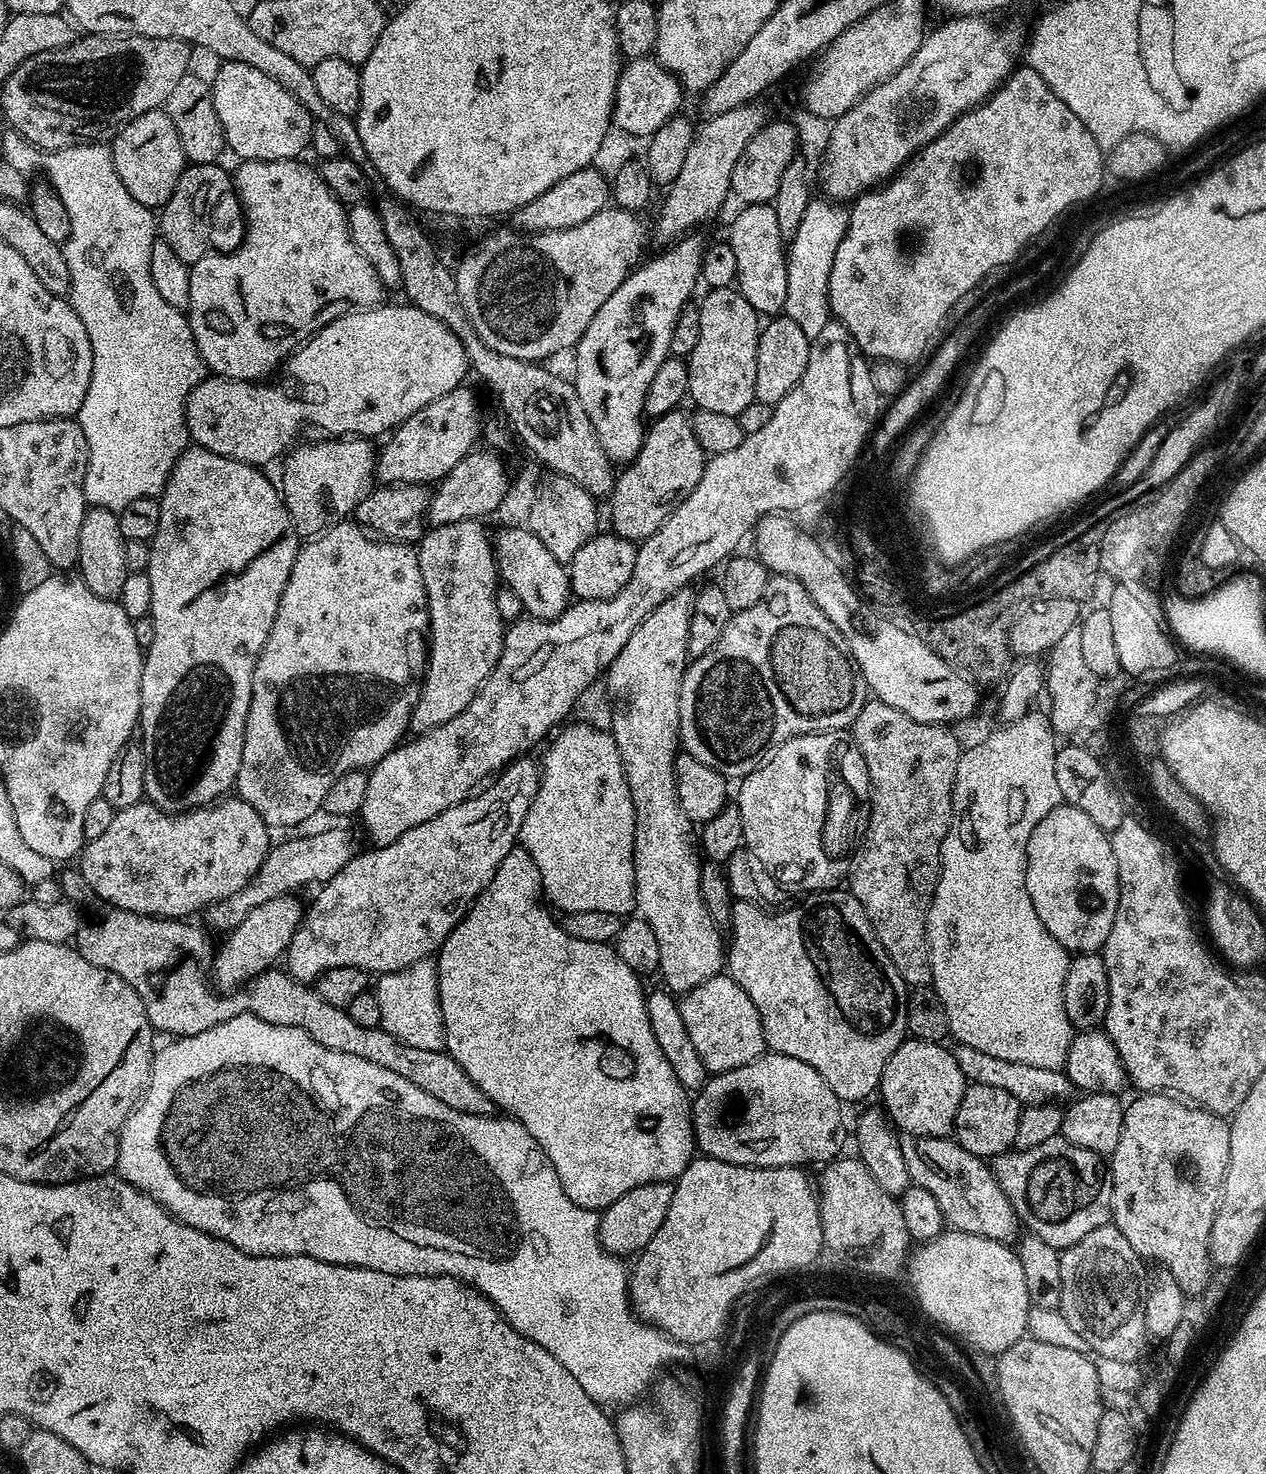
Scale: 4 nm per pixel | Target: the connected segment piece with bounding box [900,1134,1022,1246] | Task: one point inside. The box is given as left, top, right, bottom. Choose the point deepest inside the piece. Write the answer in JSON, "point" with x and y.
{"point":[972,1201]}

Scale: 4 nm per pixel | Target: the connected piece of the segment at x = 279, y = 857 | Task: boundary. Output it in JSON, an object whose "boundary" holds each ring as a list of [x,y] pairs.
{"boundary":[[[324,828],[313,836],[296,836],[293,840],[284,840],[280,845],[269,847],[268,857],[262,862],[258,874],[238,890],[238,894],[230,894],[230,898],[219,900],[206,910],[206,917],[216,928],[221,928],[224,934],[232,931],[254,910],[254,906],[262,906],[262,902],[270,902],[270,898],[287,896],[295,893],[304,883],[312,884],[334,878],[346,862],[356,857],[358,845],[356,836],[348,828]]]}

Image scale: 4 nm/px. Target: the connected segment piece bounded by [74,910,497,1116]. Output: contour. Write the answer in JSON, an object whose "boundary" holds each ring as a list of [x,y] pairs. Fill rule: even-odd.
{"boundary":[[[108,910],[101,920],[96,920],[93,924],[85,923],[81,927],[74,937],[74,947],[82,954],[82,958],[86,958],[86,962],[94,962],[94,966],[102,966],[102,970],[118,974],[118,978],[122,978],[130,985],[138,994],[138,998],[142,998],[142,1006],[146,1006],[146,1018],[157,1033],[169,1032],[169,1037],[172,1038],[202,1034],[202,1030],[210,1030],[230,1018],[250,1012],[271,1024],[303,1028],[314,1038],[314,1042],[330,1050],[355,1054],[357,1058],[366,1058],[366,1062],[375,1062],[377,1066],[383,1066],[386,1070],[394,1070],[394,1074],[402,1074],[402,1078],[414,1082],[414,1086],[426,1090],[426,1094],[446,1102],[446,1106],[454,1110],[475,1116],[491,1116],[497,1111],[496,1104],[490,1102],[490,1098],[486,1098],[486,1094],[482,1094],[482,1090],[478,1090],[474,1082],[470,1082],[470,1074],[466,1074],[466,1070],[462,1070],[462,1066],[458,1066],[456,1059],[448,1055],[447,1051],[418,1050],[418,1046],[406,1046],[406,1042],[394,1038],[394,1034],[390,1034],[385,1028],[358,1026],[358,1022],[350,1018],[348,1011],[338,1006],[330,1006],[330,1002],[326,1002],[326,998],[322,998],[322,994],[318,994],[315,987],[309,986],[305,981],[294,979],[287,971],[263,972],[235,992],[221,994],[210,979],[214,944],[212,948],[207,934],[202,929],[195,928],[192,922],[185,922],[180,918],[139,916],[133,912]]]}

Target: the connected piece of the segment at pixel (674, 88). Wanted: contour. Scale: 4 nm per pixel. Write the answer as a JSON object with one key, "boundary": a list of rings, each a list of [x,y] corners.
{"boundary":[[[652,56],[628,60],[620,70],[611,123],[615,131],[617,128],[628,136],[651,138],[664,123],[681,111],[680,95],[679,80],[667,68],[663,68],[659,60]]]}

